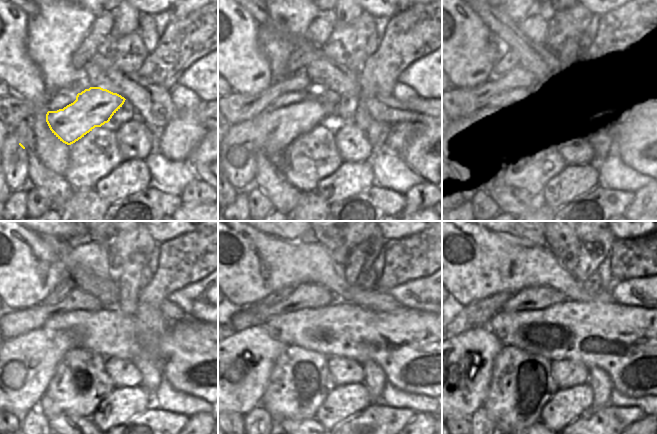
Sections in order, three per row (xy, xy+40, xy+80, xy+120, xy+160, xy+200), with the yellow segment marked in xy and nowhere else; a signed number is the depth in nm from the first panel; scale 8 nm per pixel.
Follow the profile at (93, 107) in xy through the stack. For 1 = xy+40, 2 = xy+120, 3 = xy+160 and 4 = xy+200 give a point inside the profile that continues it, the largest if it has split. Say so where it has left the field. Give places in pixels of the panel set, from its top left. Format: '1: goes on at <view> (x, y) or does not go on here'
1: goes on at xy+40 (271, 131)
2: goes on at xy+120 (15, 378)
3: goes on at xy+160 (238, 368)
4: goes on at xy+200 (462, 390)

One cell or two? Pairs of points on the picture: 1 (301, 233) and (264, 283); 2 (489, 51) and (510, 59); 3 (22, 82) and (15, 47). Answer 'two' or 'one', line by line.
1: two
2: two
3: one

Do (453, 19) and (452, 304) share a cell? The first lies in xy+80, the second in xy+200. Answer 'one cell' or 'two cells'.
two cells

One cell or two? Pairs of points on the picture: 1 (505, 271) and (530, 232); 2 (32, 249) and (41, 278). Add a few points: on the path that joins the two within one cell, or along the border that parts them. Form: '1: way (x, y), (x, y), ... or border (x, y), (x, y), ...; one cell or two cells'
1: border (545, 244), (534, 246); two cells
2: way (32, 256), (32, 269), (34, 271); one cell

